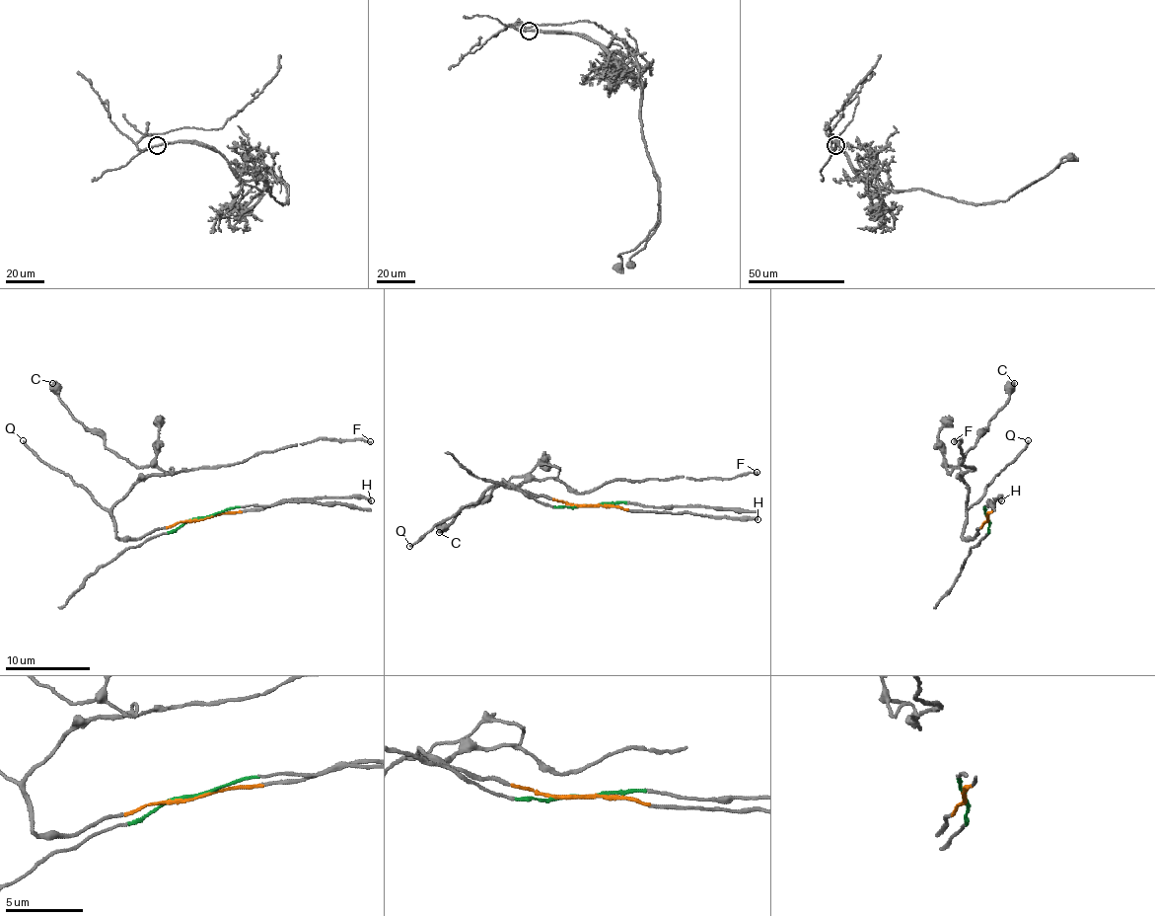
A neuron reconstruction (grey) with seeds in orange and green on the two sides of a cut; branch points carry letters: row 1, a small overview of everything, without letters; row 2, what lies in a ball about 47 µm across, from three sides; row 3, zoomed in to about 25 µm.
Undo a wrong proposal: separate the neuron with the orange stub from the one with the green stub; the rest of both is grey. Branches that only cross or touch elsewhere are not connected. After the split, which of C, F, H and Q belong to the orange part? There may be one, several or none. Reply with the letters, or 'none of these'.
C, F, H, Q

